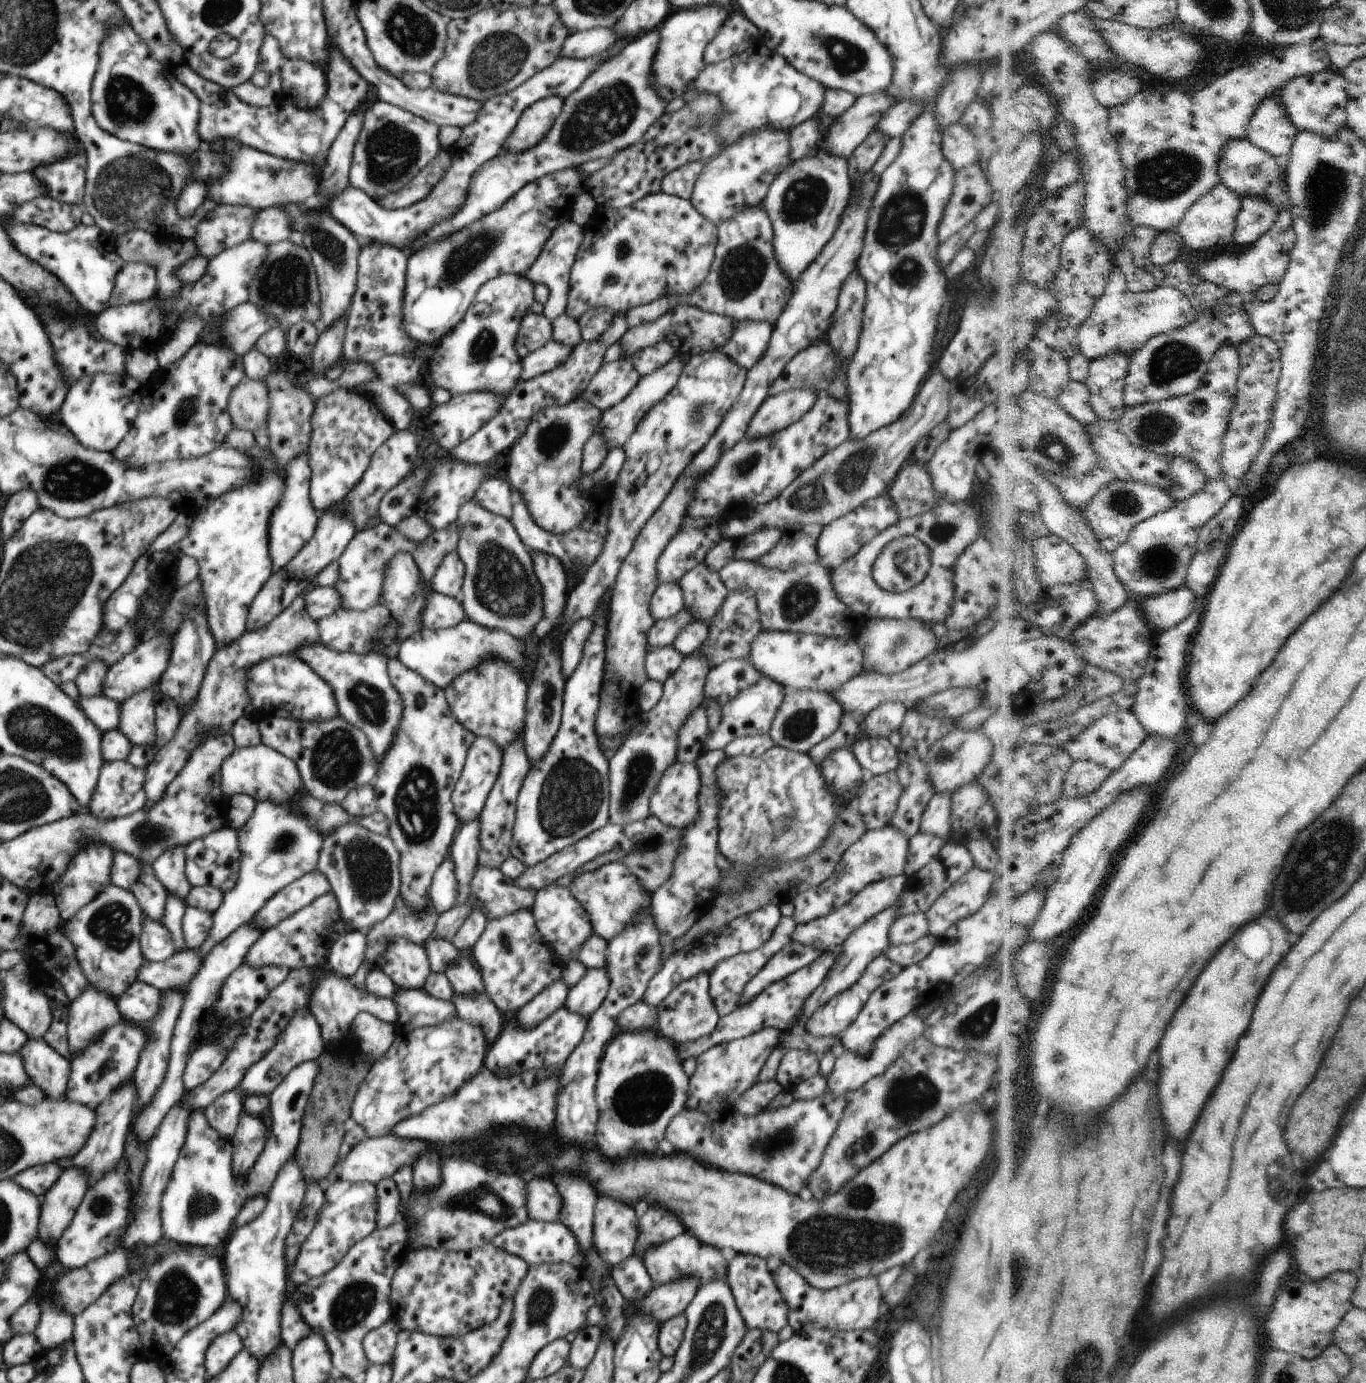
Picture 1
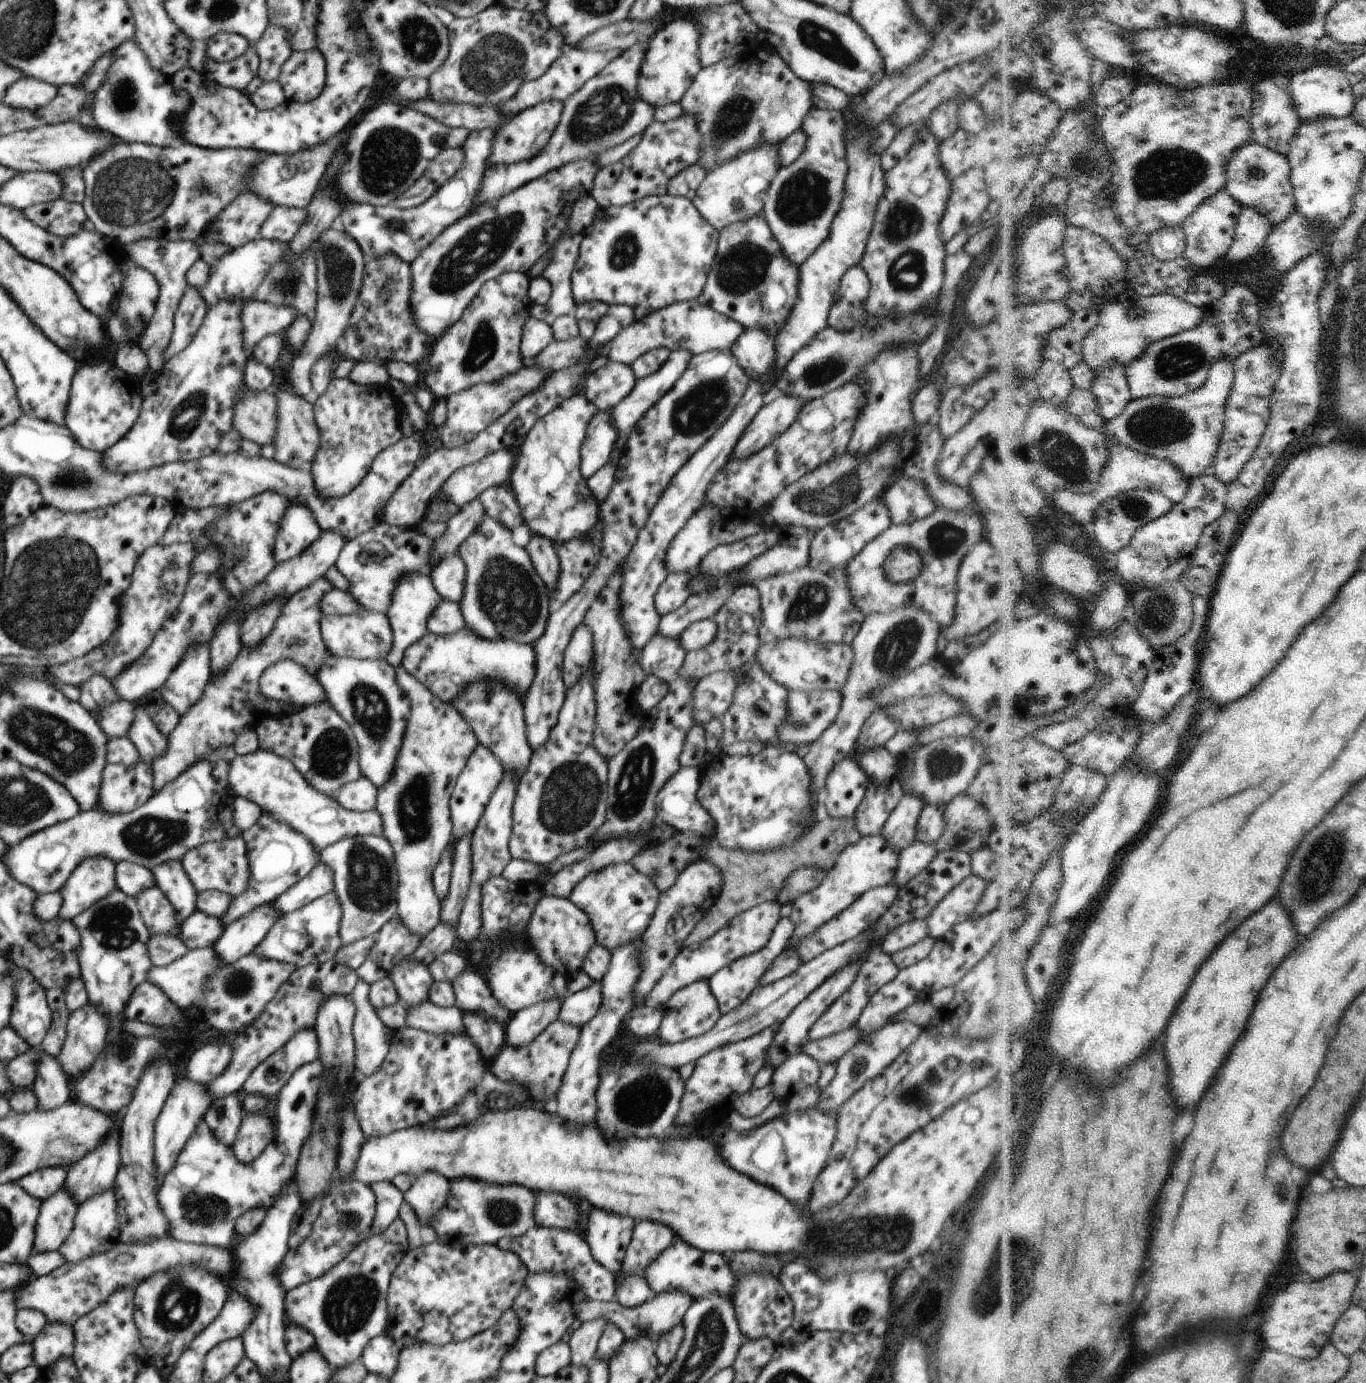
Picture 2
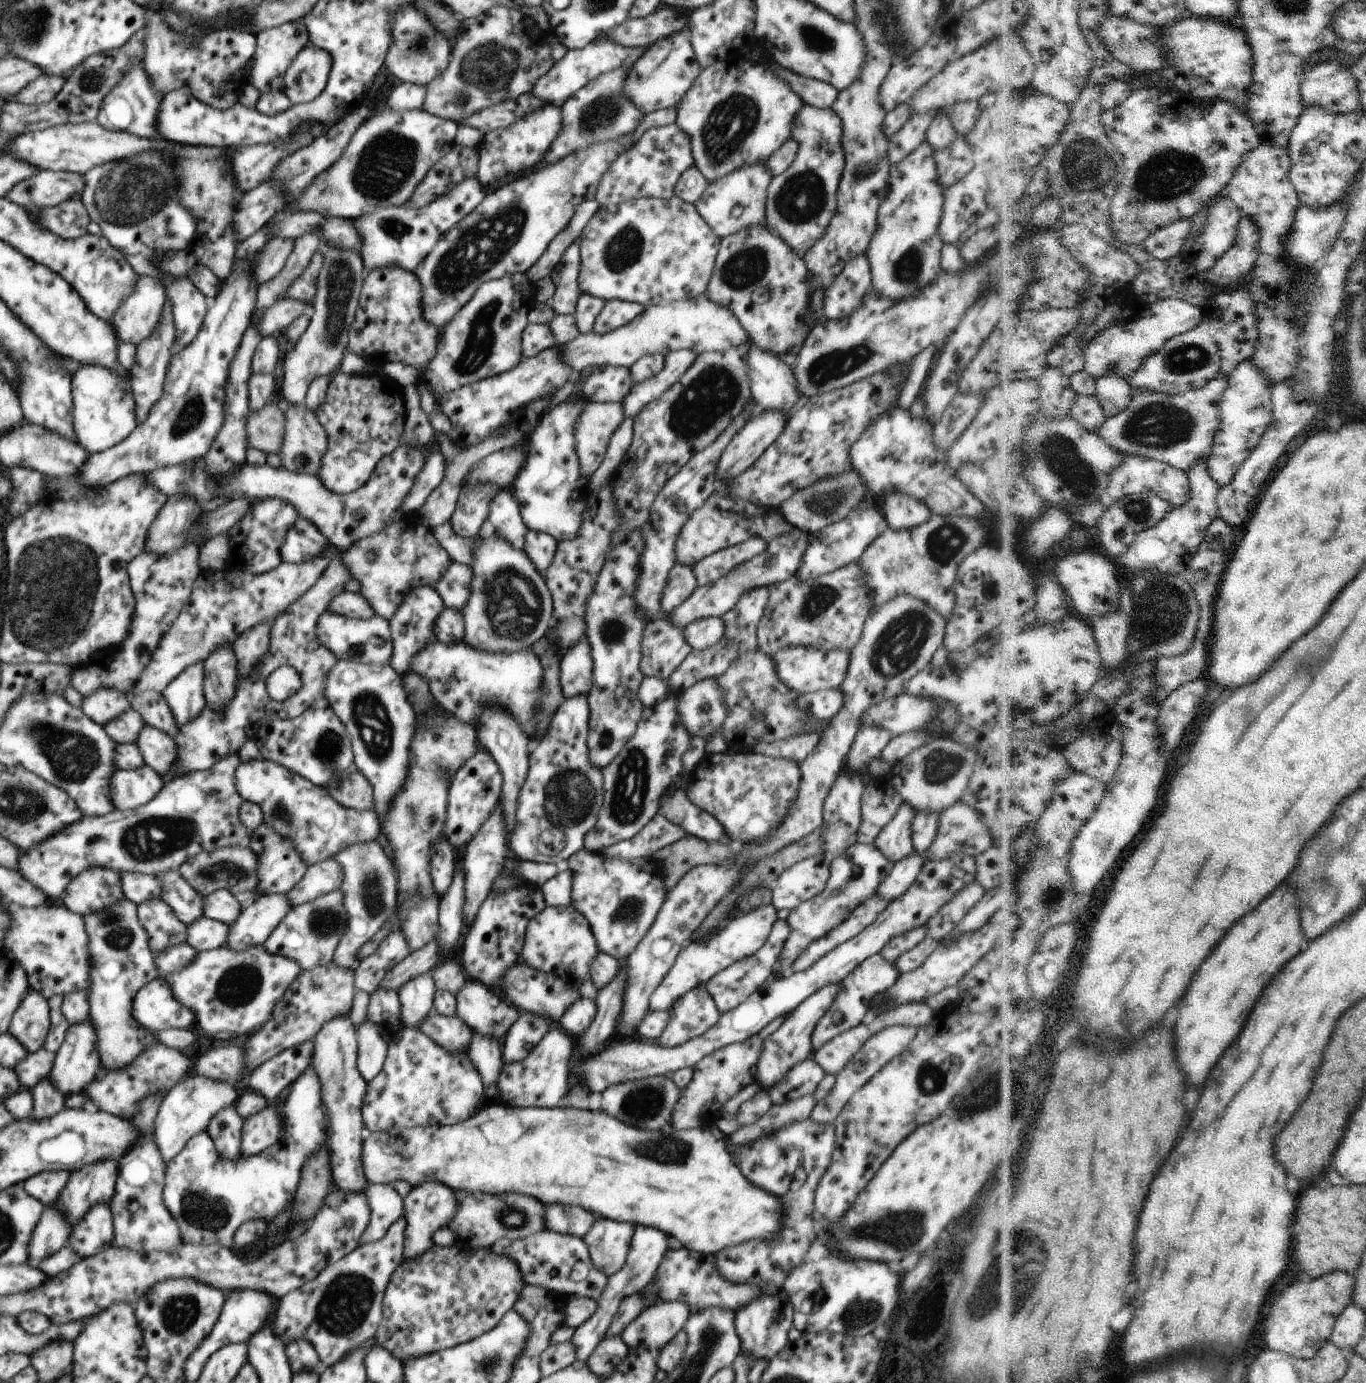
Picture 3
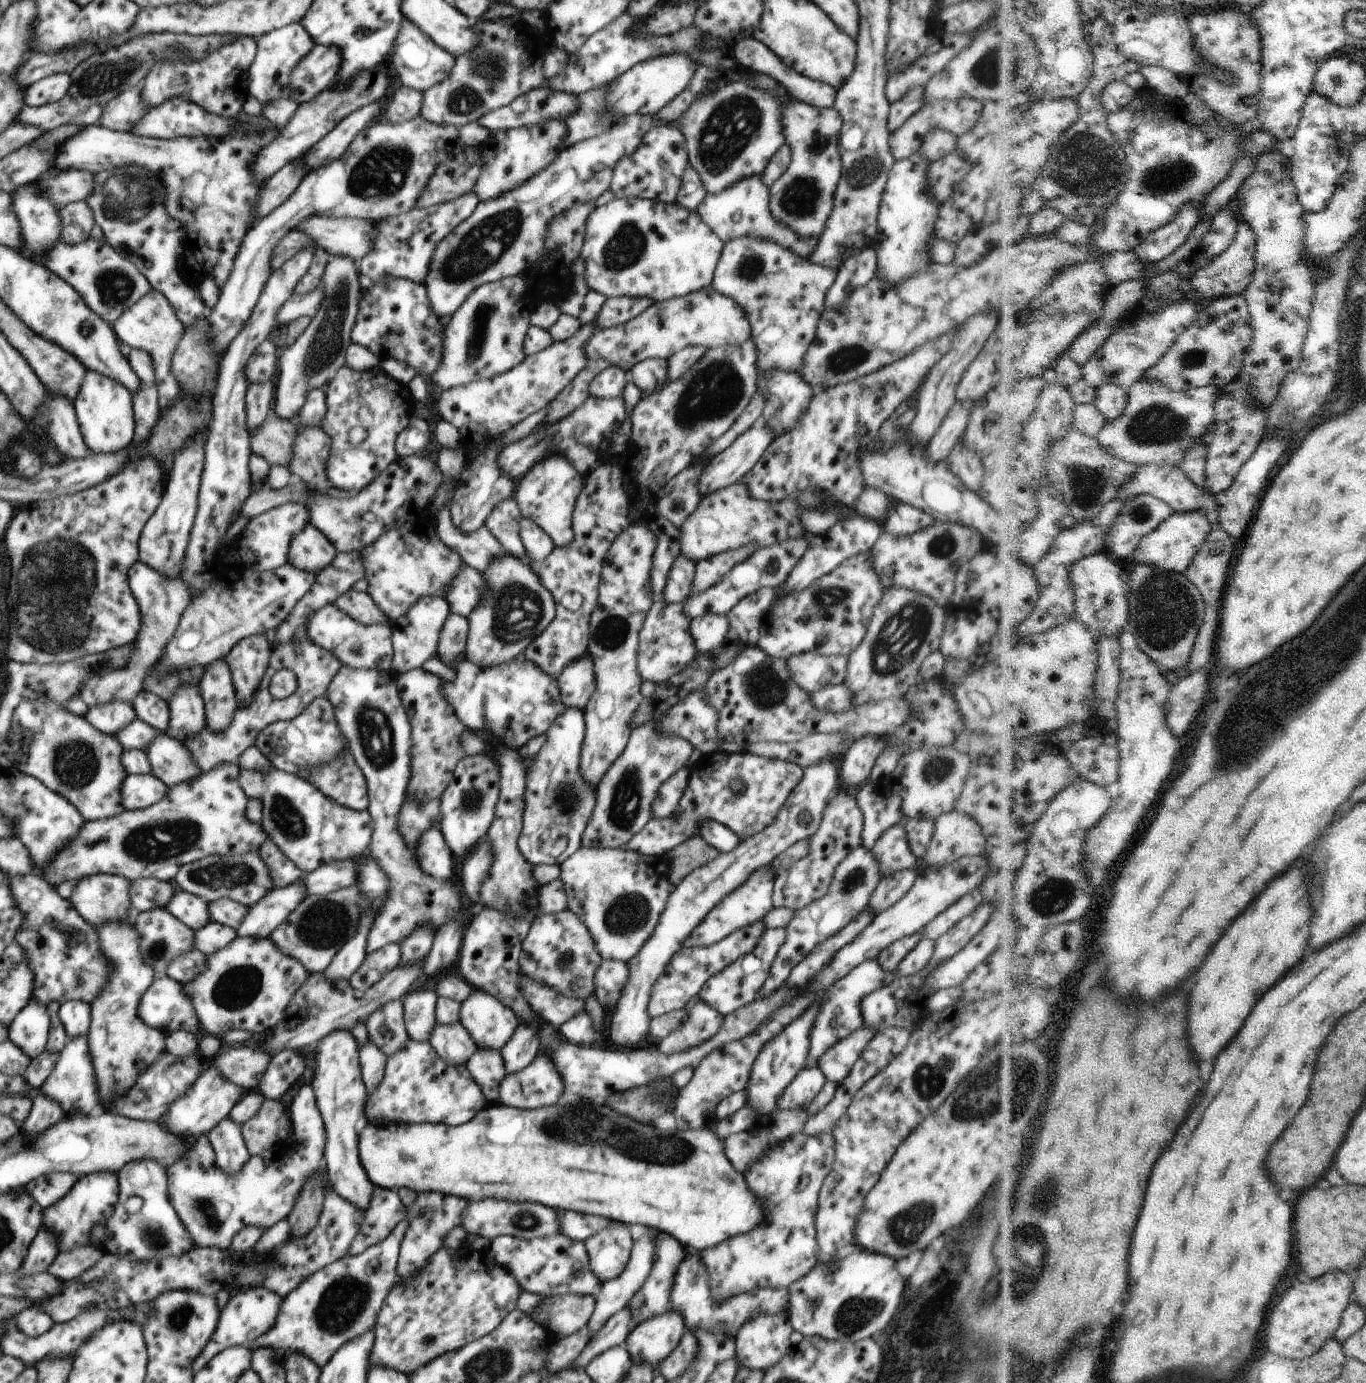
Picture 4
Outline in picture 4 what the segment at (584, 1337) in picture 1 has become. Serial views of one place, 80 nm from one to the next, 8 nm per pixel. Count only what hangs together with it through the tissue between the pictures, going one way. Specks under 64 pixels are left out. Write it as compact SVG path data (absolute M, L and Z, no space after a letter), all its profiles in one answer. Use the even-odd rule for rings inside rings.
M642 1238L633 1241L630 1260L624 1272L602 1284L599 1295L593 1299L591 1317L587 1322L586 1333L594 1336L604 1323L617 1312L624 1309L630 1299L640 1290L649 1277L654 1262L654 1240Z

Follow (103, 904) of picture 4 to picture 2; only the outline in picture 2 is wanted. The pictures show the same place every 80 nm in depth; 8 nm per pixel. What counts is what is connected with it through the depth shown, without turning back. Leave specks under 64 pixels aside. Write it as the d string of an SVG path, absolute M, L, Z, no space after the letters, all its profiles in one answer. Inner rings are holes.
M101 856L84 859L59 890L63 898L60 918L73 919L118 889L115 865L114 861Z

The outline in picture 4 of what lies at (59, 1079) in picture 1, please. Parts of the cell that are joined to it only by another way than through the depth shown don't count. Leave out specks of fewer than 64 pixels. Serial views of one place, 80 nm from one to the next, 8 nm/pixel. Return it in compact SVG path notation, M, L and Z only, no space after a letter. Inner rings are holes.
M39 1090L32 1094L32 1110L28 1118L20 1125L21 1131L32 1139L33 1135L41 1135L52 1125L63 1120L63 1112L57 1102L44 1096Z

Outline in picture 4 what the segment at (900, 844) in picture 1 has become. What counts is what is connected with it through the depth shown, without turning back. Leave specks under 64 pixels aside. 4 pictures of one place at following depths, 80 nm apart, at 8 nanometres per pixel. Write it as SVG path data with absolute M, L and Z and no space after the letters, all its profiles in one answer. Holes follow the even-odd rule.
M861 844L857 849L848 853L848 856L836 867L826 896L811 902L808 906L794 913L793 918L785 928L787 935L784 944L777 952L767 979L757 992L758 998L769 997L773 992L784 986L792 969L799 962L802 962L802 959L806 958L808 953L818 946L818 943L823 943L834 936L849 922L852 922L852 919L858 913L868 908L870 897L880 878L882 876L879 874L876 859L872 856L871 851Z

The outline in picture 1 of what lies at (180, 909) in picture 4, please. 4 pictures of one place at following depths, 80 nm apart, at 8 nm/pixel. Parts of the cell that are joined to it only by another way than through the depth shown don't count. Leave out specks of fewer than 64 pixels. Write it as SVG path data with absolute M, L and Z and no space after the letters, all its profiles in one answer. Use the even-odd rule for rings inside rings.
M177 846L170 849L159 856L151 866L167 894L185 902L189 890L193 887L185 875L185 848Z

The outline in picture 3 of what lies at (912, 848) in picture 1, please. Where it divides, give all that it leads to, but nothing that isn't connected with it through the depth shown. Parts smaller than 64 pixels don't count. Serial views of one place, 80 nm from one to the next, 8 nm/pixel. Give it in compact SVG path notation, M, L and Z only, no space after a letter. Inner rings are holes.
M913 852L909 857L903 858L892 867L888 876L880 883L875 894L889 903L903 895L916 880L920 869L926 862L926 855Z

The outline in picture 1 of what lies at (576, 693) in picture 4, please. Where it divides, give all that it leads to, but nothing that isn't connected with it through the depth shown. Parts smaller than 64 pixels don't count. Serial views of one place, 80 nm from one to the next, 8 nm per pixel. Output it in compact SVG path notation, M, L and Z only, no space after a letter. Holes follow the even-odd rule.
M585 618L576 621L561 642L562 672L565 680L572 676L583 657L583 648L592 634L593 620Z

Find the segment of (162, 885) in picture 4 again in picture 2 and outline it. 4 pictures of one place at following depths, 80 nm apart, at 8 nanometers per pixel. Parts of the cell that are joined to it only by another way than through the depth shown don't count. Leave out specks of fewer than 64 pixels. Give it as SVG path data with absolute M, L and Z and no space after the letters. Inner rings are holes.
M122 861L116 863L115 869L117 888L129 897L136 899L143 889L155 886L156 879L152 871L146 867Z

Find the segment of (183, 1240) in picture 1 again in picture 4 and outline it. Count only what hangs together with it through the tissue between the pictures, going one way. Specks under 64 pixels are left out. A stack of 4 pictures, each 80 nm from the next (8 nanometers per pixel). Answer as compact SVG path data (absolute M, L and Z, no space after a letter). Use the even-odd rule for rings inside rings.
M311 1085L302 1086L294 1096L289 1119L292 1138L286 1139L286 1148L276 1144L251 1156L236 1175L225 1174L216 1166L207 1135L195 1139L191 1150L166 1170L170 1202L196 1246L218 1246L224 1251L230 1248L230 1238L244 1227L270 1229L290 1214L306 1180L319 1176L327 1136Z

